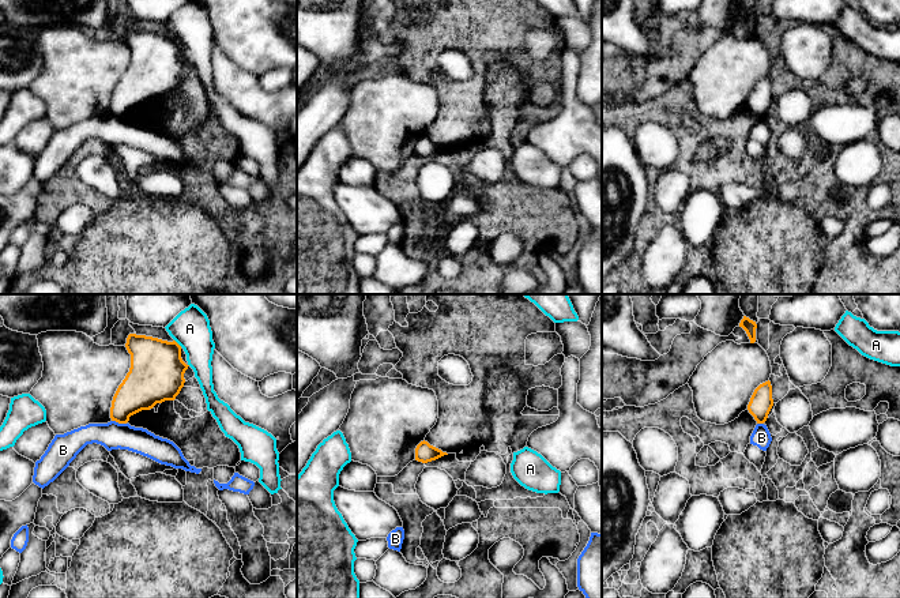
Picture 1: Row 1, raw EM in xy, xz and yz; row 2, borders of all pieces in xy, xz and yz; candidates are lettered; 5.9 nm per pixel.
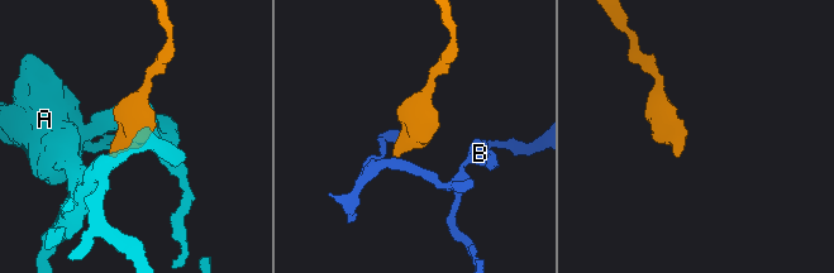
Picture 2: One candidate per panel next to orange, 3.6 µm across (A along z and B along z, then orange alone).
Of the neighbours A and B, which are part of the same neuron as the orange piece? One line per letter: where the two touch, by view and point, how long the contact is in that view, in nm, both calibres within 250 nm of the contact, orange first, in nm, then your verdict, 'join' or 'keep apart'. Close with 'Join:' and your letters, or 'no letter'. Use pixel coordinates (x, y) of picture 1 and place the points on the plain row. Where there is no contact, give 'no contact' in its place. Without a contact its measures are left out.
A: contact xy (177, 38); length 60 nm; calibres 320 and 220 nm; keep apart
B: contact xy (119, 117); length 90 nm; calibres 240 and 160 nm; keep apart
Join: no letter

